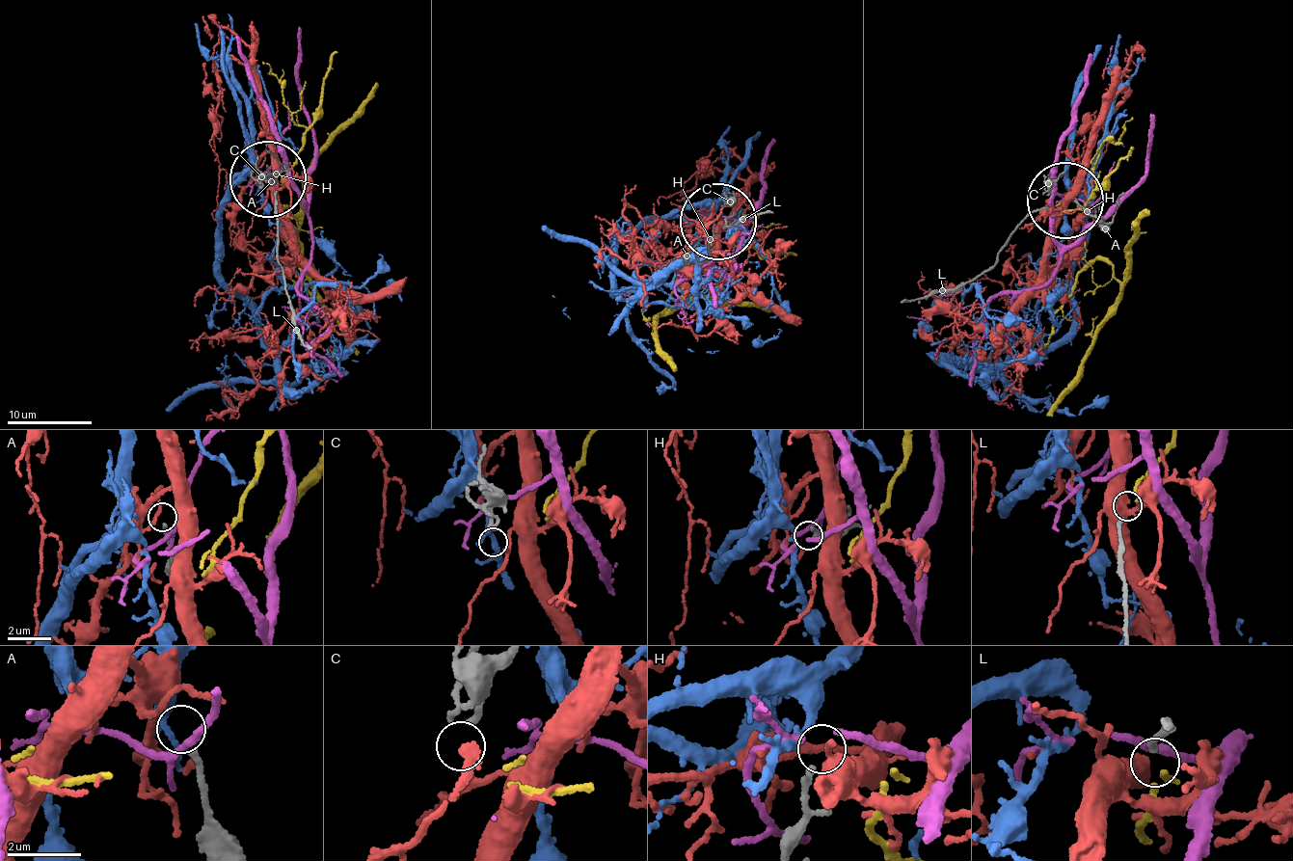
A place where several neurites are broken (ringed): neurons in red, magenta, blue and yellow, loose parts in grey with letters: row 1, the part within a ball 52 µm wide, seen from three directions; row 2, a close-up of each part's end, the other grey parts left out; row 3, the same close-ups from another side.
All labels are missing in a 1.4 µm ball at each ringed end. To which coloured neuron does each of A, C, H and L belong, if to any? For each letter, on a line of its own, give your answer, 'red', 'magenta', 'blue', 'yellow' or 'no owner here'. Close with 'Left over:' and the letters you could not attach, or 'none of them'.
A: no owner here
C: red
H: blue
L: yellow
Left over: A

